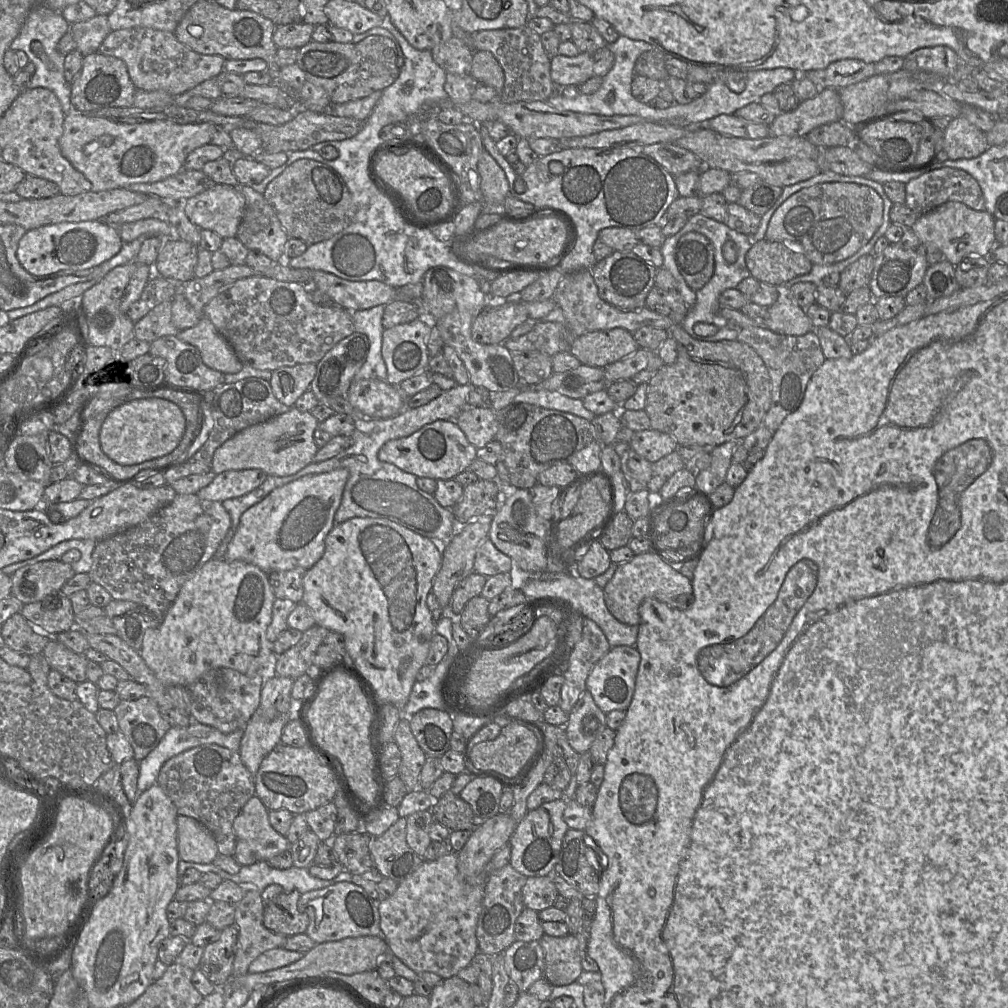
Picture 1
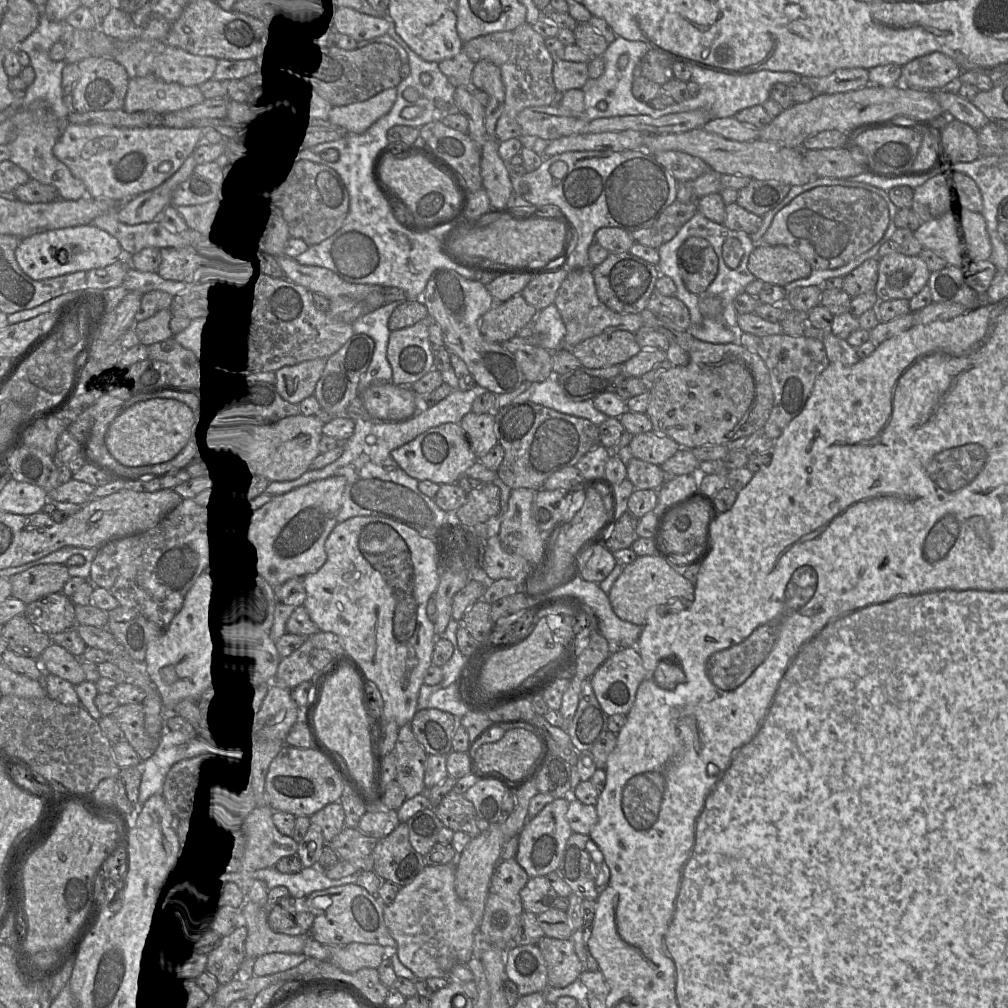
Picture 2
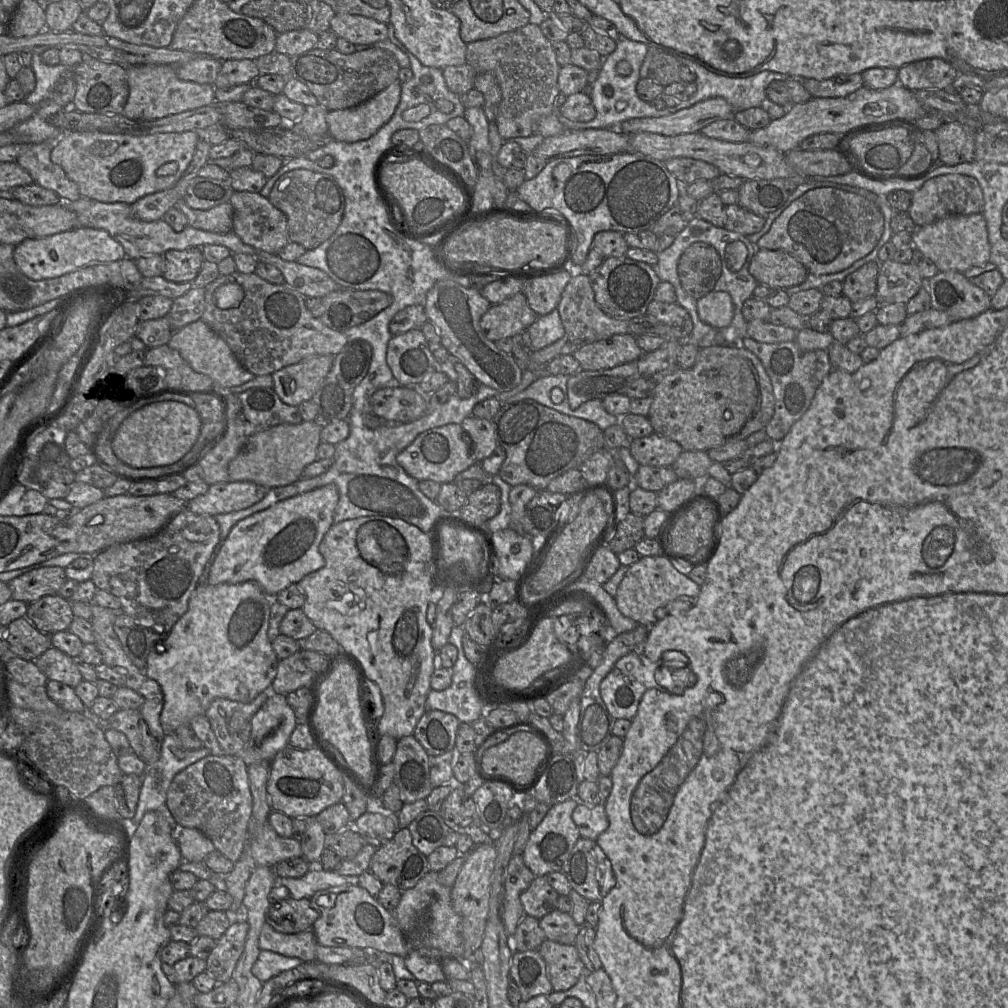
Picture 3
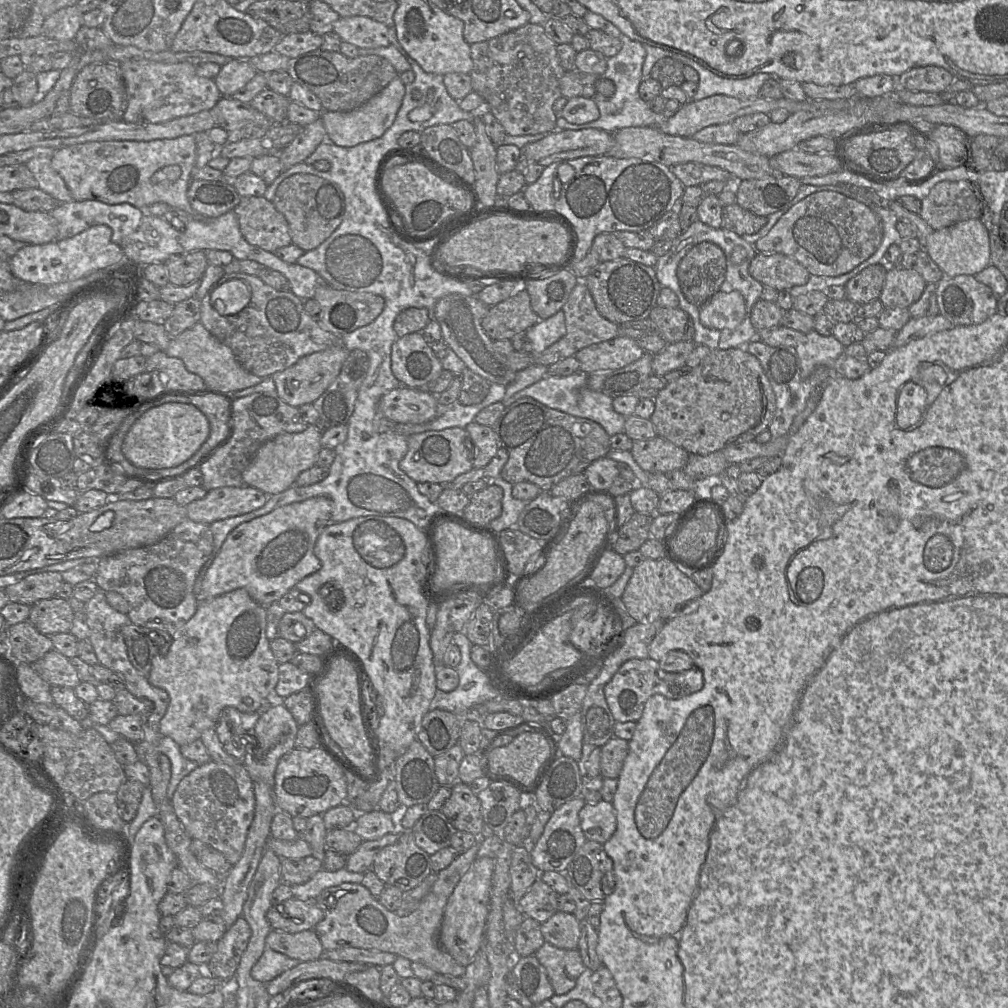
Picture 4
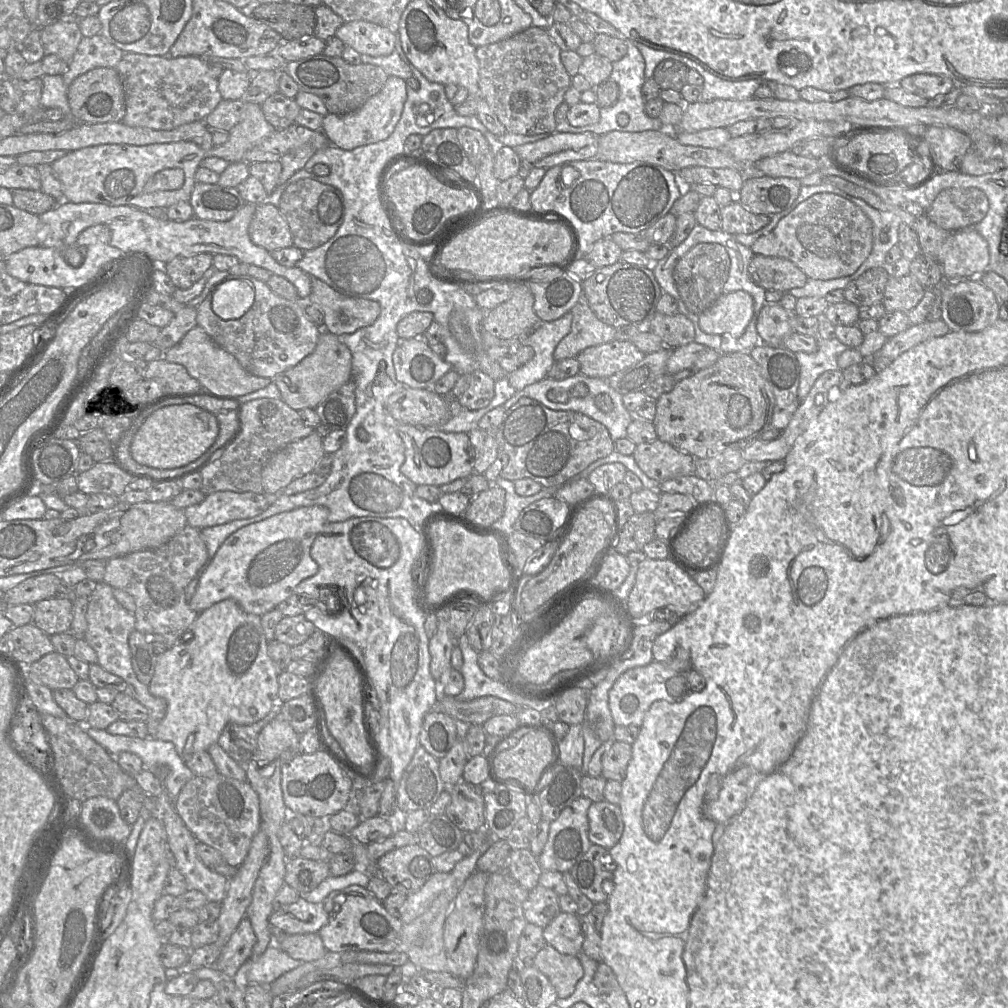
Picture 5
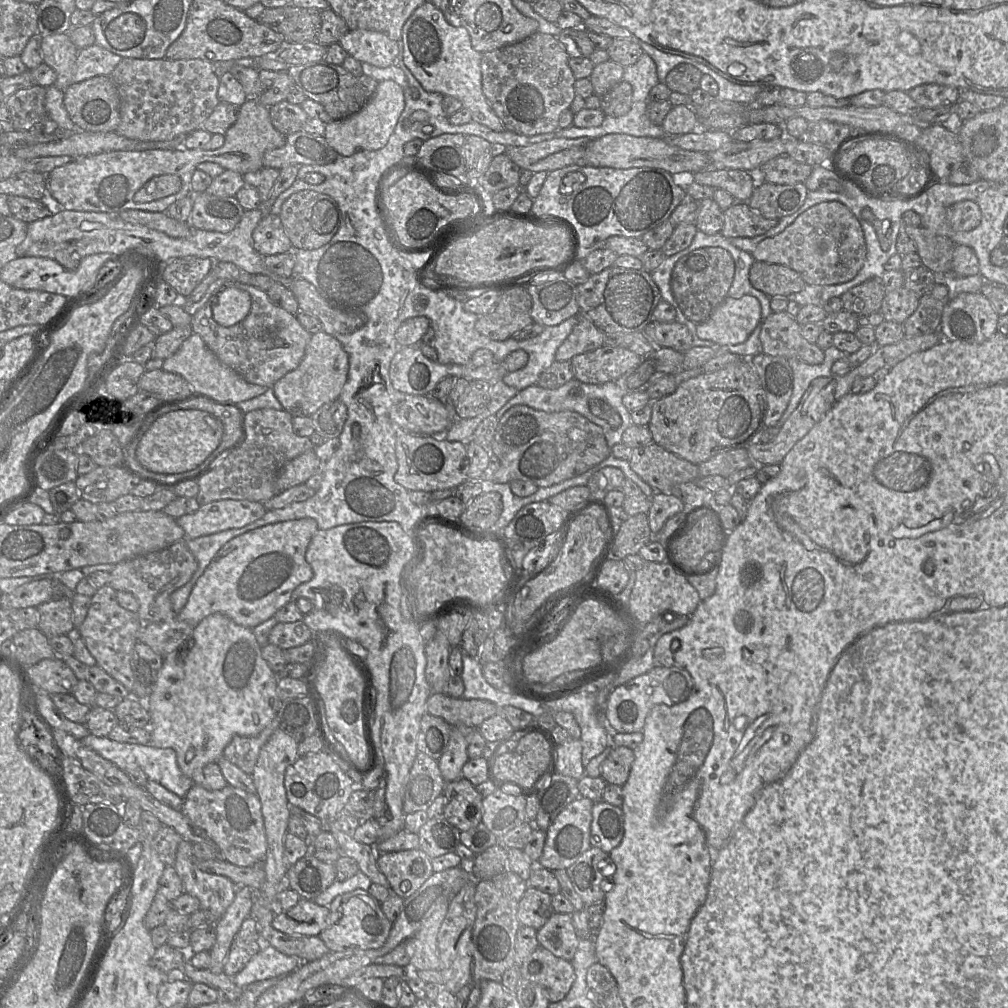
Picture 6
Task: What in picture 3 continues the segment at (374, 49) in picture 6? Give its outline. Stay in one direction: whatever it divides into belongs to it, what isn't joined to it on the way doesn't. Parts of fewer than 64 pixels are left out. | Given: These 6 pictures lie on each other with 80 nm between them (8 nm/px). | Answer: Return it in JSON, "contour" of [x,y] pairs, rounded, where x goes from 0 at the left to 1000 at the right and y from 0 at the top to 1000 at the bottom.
{"contour":[[[333,13],[327,29],[351,45],[370,44],[385,39],[385,24],[369,18],[345,13]]]}

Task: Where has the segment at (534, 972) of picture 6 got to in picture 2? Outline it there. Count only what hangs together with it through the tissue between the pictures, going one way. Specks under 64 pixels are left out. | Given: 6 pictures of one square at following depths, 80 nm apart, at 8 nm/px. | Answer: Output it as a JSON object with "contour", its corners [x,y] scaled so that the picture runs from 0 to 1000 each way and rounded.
{"contour":[[[540,929],[534,935],[543,960],[544,979],[560,980],[578,964],[567,933]]]}

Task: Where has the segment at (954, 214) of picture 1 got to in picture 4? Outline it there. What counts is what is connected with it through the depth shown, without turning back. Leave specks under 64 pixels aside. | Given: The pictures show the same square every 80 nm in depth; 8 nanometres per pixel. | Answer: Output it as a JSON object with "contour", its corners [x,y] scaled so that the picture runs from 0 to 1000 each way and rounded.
{"contour":[[[972,217],[952,219],[944,224],[927,228],[915,245],[938,275],[964,273],[982,263],[980,230]]]}

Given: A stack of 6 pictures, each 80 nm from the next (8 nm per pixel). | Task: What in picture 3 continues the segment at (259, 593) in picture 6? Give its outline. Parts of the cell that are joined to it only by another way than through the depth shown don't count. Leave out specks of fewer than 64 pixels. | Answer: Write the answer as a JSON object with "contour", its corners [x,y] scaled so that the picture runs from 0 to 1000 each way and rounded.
{"contour":[[[325,480],[295,492],[277,497],[267,504],[254,508],[234,519],[218,542],[209,562],[206,579],[236,579],[253,576],[269,593],[291,578],[296,578],[309,567],[318,564],[322,555],[316,541],[331,518],[336,487],[333,481]]]}

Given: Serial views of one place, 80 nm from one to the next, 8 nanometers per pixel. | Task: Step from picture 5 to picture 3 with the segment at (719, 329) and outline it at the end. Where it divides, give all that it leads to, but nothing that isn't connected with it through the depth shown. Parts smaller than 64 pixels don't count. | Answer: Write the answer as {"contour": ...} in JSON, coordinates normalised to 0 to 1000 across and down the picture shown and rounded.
{"contour":[[[705,289],[691,298],[693,315],[710,326],[723,323],[728,313],[727,299],[719,289]]]}

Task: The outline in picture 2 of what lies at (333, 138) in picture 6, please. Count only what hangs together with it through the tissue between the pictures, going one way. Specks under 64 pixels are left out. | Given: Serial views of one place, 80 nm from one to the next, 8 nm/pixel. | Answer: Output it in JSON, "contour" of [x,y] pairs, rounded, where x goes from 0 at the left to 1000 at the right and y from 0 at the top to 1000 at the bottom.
{"contour":[[[386,87],[363,100],[328,107],[324,120],[346,133],[359,133],[388,109],[393,94],[393,87]]]}

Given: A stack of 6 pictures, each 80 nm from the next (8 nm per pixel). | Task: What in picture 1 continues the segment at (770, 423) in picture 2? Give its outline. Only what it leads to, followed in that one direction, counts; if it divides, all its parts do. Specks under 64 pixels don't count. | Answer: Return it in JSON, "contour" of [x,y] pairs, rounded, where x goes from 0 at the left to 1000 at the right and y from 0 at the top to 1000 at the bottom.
{"contour":[[[758,323],[732,326],[731,336],[746,344],[757,357],[765,379],[765,400],[757,421],[766,429],[795,402],[801,381],[818,354],[809,326],[795,333],[769,330]]]}

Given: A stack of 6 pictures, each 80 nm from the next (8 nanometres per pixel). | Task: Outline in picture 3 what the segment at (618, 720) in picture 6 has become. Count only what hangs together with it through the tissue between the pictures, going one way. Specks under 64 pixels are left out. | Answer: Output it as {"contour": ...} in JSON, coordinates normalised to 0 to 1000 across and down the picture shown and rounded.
{"contour":[[[627,646],[612,655],[607,665],[595,678],[595,689],[598,693],[603,706],[609,713],[627,714],[633,705],[633,700],[639,689],[644,684],[652,684],[666,689],[675,689],[688,678],[688,668],[685,668],[685,674],[677,673],[677,668],[664,666],[664,677],[656,675],[654,667],[657,657],[645,656],[636,646]]]}

